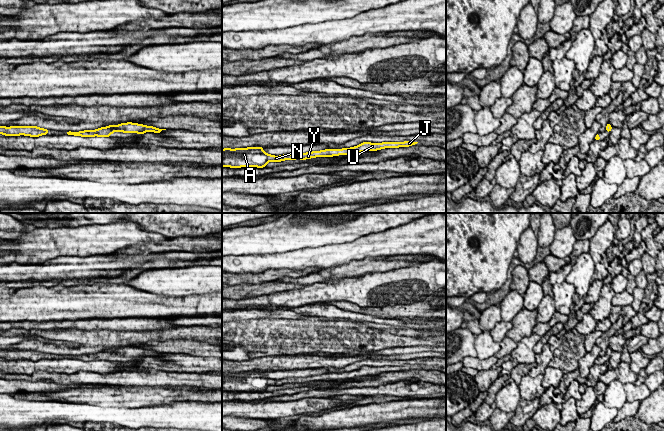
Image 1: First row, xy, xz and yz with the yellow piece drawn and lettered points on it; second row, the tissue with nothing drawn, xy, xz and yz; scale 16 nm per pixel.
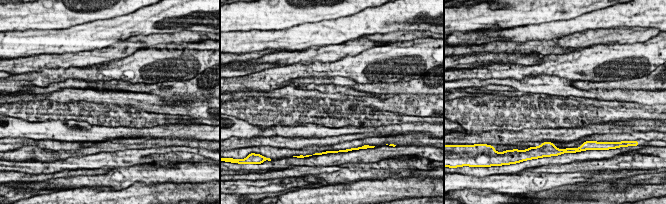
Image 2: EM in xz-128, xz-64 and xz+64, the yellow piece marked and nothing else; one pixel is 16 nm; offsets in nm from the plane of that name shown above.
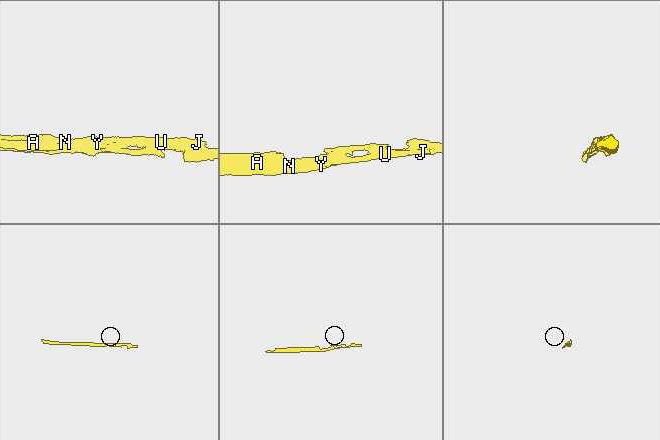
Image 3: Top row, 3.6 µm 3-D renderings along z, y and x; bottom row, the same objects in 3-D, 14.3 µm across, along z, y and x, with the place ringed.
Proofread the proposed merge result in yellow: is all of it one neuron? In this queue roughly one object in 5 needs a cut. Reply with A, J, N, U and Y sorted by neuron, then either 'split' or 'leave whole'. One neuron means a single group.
A J N U Y | leave whole

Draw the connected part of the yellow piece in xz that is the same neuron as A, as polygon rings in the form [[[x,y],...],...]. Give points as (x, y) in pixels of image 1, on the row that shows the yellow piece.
[[[363,142],[358,146],[343,149],[326,149],[307,153],[283,154],[280,156],[270,155],[264,152],[263,147],[248,148],[224,148],[222,149],[222,167],[240,168],[240,167],[258,167],[263,168],[268,162],[281,162],[284,160],[310,159],[315,157],[332,157],[338,155],[353,155],[364,151],[376,151],[384,148],[409,147],[418,142],[383,142],[370,143]]]

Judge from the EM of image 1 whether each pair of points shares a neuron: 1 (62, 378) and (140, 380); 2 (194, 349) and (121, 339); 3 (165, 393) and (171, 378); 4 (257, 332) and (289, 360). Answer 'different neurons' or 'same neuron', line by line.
1: same neuron
2: different neurons
3: different neurons
4: different neurons

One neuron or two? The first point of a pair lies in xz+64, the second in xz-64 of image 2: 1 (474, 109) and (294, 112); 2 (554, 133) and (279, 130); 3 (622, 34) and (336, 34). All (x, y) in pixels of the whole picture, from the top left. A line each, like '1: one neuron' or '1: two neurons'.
1: one neuron
2: two neurons
3: two neurons

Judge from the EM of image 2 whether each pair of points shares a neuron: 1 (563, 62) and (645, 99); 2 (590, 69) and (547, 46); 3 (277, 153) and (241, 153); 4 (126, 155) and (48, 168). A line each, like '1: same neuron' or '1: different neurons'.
1: different neurons
2: different neurons
3: same neuron
4: same neuron

